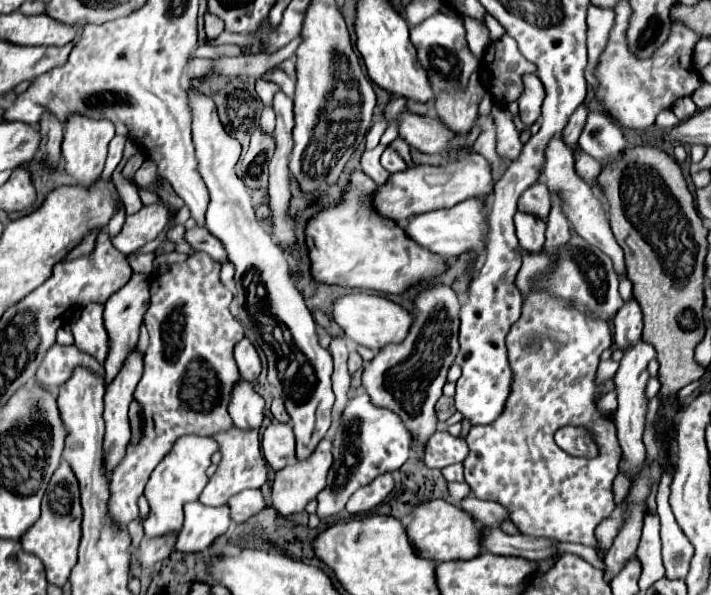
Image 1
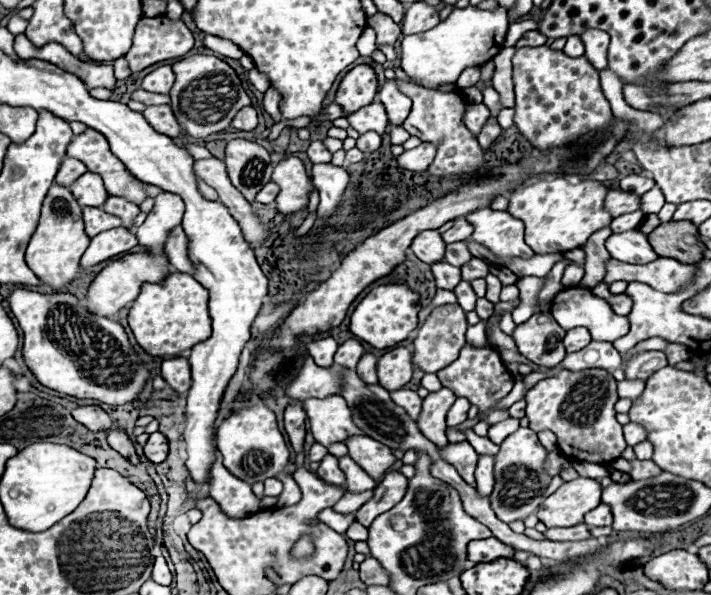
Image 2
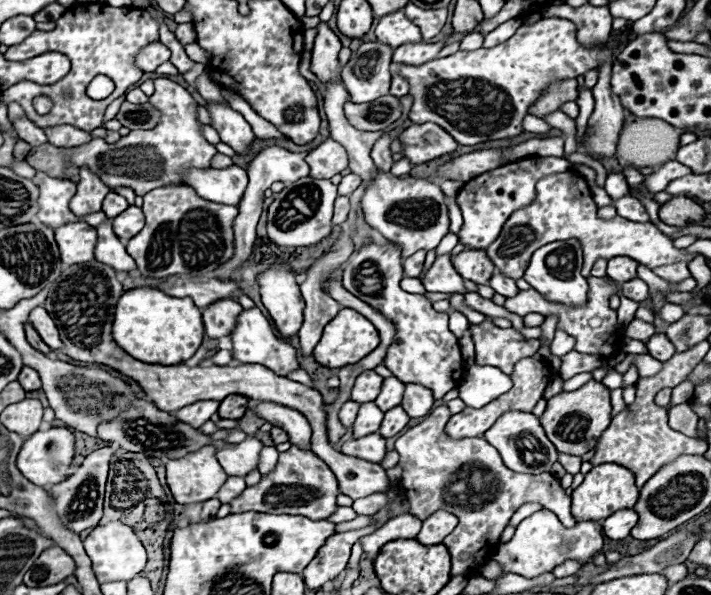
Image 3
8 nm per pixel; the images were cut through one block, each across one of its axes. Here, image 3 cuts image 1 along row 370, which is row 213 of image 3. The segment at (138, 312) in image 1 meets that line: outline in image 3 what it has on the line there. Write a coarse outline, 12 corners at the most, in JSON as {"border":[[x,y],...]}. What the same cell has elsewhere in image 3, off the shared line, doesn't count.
{"border":[[116,192],[104,198],[102,212],[108,218],[118,216],[130,204]]}

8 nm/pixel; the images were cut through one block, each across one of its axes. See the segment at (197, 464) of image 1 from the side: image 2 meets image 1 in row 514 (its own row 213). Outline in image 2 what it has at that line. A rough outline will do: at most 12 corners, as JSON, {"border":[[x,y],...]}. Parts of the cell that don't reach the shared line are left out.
{"border":[[160,192],[138,242],[160,254],[168,232],[182,224],[184,202]]}

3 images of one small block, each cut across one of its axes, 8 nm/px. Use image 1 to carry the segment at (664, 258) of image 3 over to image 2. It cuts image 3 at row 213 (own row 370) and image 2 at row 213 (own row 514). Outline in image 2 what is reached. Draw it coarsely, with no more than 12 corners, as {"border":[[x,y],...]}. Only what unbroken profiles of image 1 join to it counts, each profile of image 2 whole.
{"border":[[540,180],[508,196],[536,254],[610,226],[608,188]]}

